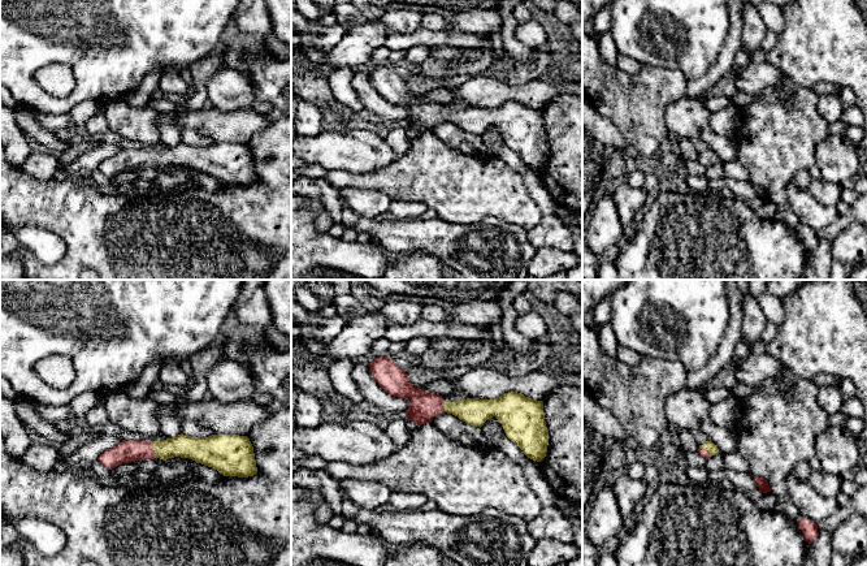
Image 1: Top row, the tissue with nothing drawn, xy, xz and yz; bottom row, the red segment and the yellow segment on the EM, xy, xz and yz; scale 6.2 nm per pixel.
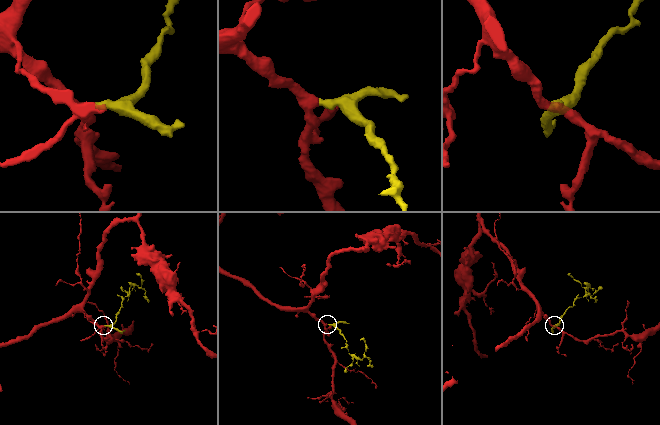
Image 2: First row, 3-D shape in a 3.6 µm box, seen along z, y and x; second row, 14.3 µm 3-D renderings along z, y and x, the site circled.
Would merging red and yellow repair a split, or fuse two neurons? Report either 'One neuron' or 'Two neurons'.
One neuron

